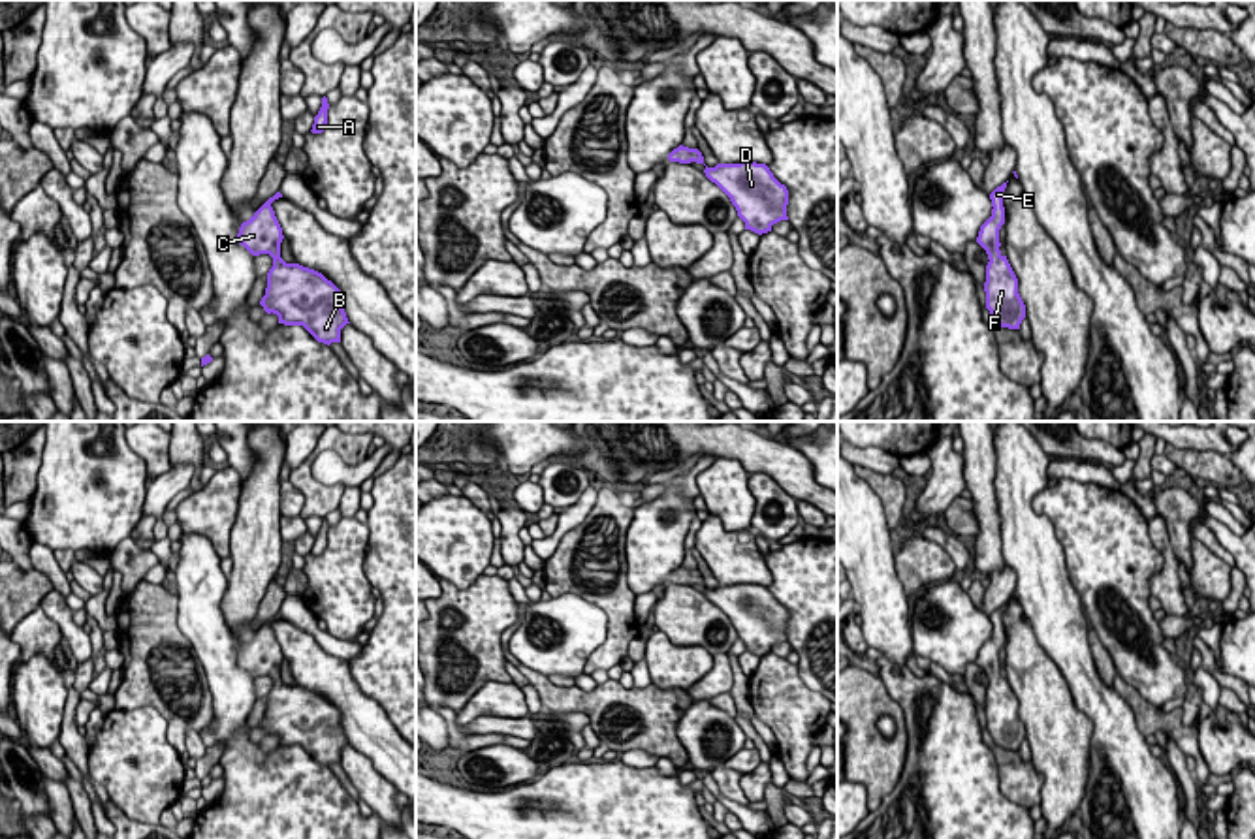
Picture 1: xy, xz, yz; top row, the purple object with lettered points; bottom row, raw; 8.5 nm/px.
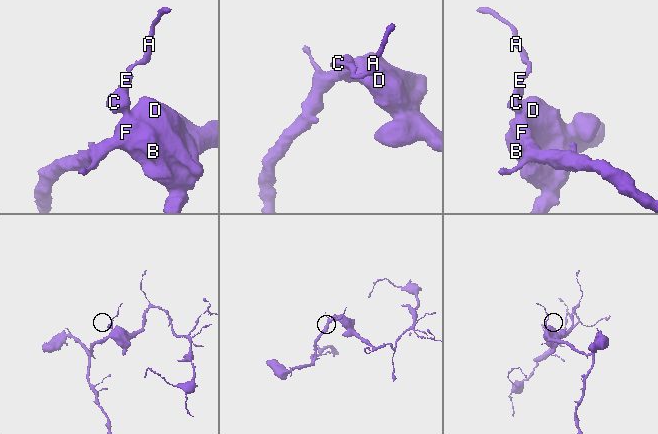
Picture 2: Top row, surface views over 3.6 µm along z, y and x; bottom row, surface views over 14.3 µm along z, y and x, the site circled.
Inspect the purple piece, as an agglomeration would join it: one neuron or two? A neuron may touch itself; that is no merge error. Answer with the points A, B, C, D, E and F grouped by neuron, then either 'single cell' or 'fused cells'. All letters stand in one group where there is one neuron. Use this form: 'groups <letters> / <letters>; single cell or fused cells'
groups A B C D E F; single cell

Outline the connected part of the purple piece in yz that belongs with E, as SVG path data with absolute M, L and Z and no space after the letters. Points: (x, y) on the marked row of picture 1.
M1007 182L997 186L992 194L992 216L980 226L977 243L988 254L986 265L986 309L990 310L993 322L1001 327L1020 329L1025 318L1025 305L1018 293L1018 278L999 246L999 230L1005 224L1003 192Z

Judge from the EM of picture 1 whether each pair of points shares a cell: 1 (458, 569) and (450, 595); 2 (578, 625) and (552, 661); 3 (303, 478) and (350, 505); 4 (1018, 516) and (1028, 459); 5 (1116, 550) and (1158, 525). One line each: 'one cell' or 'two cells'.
1: two cells
2: one cell
3: two cells
4: one cell
5: two cells

